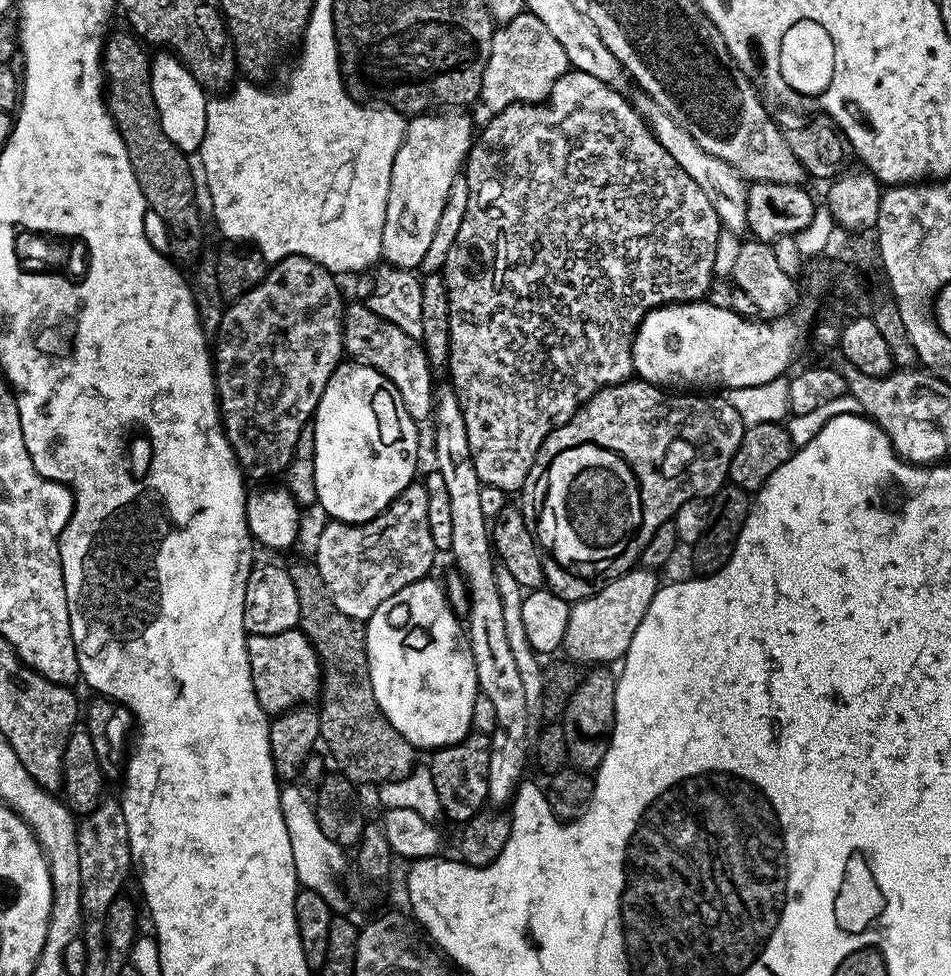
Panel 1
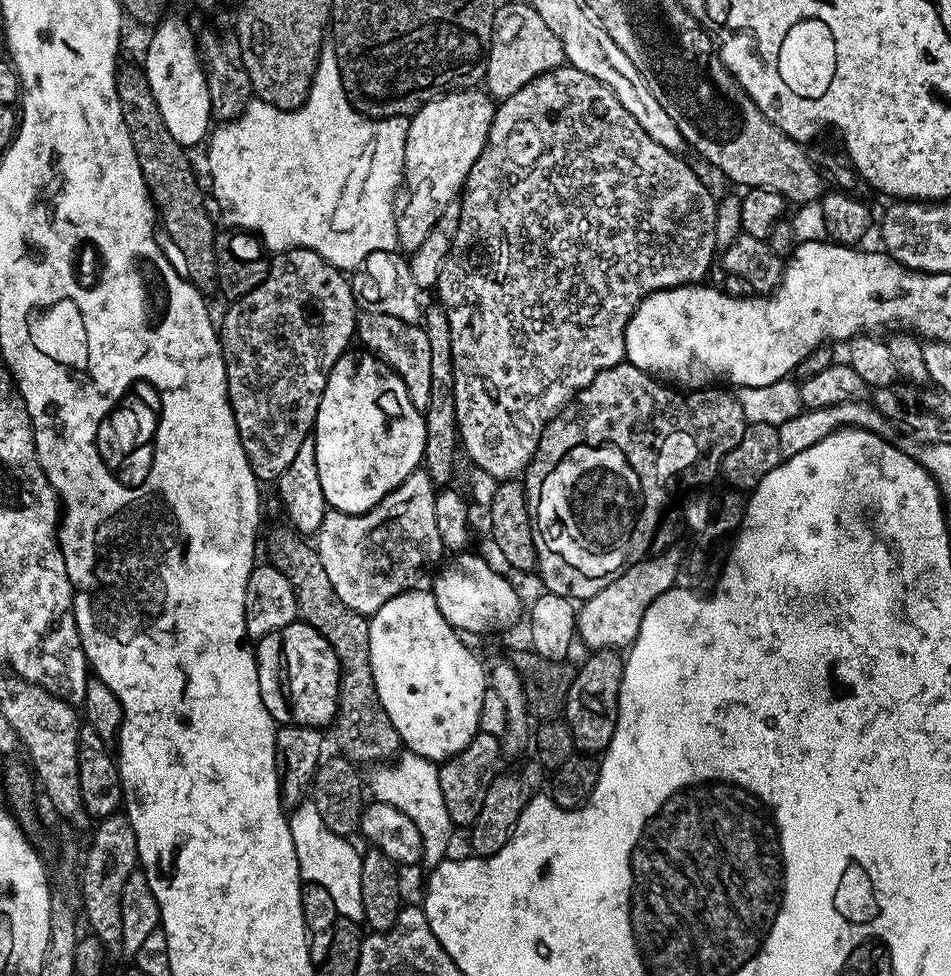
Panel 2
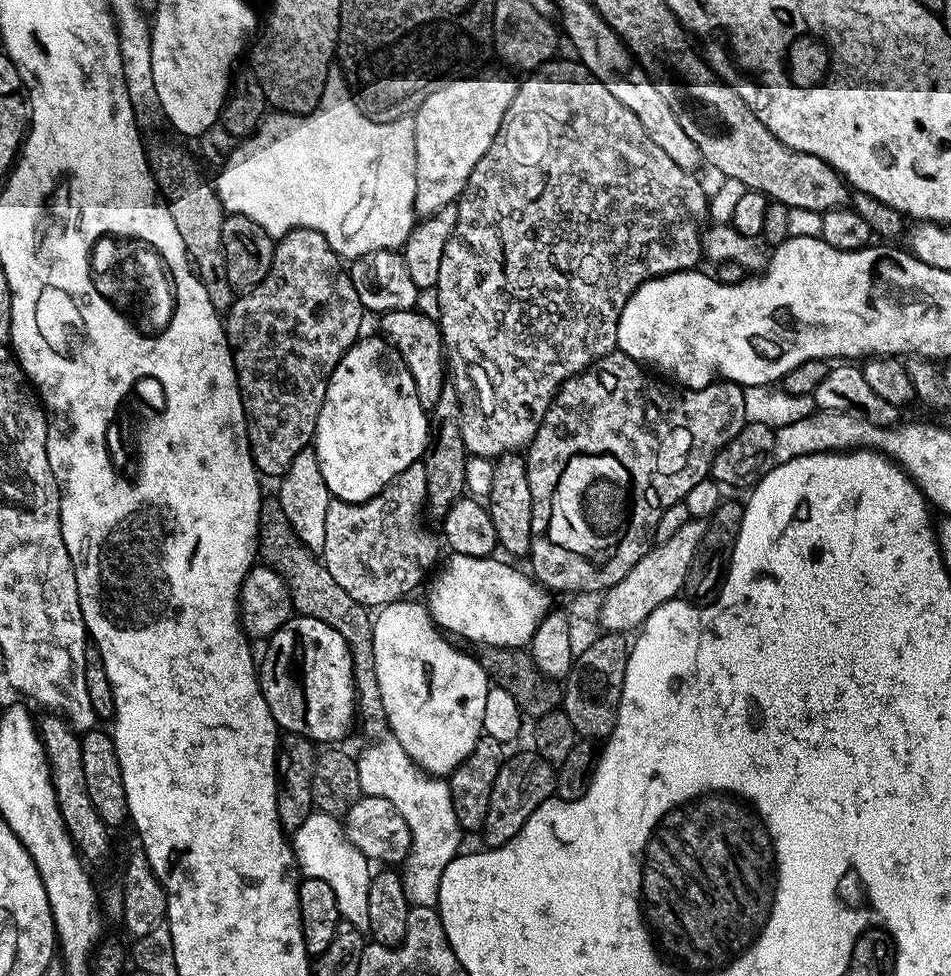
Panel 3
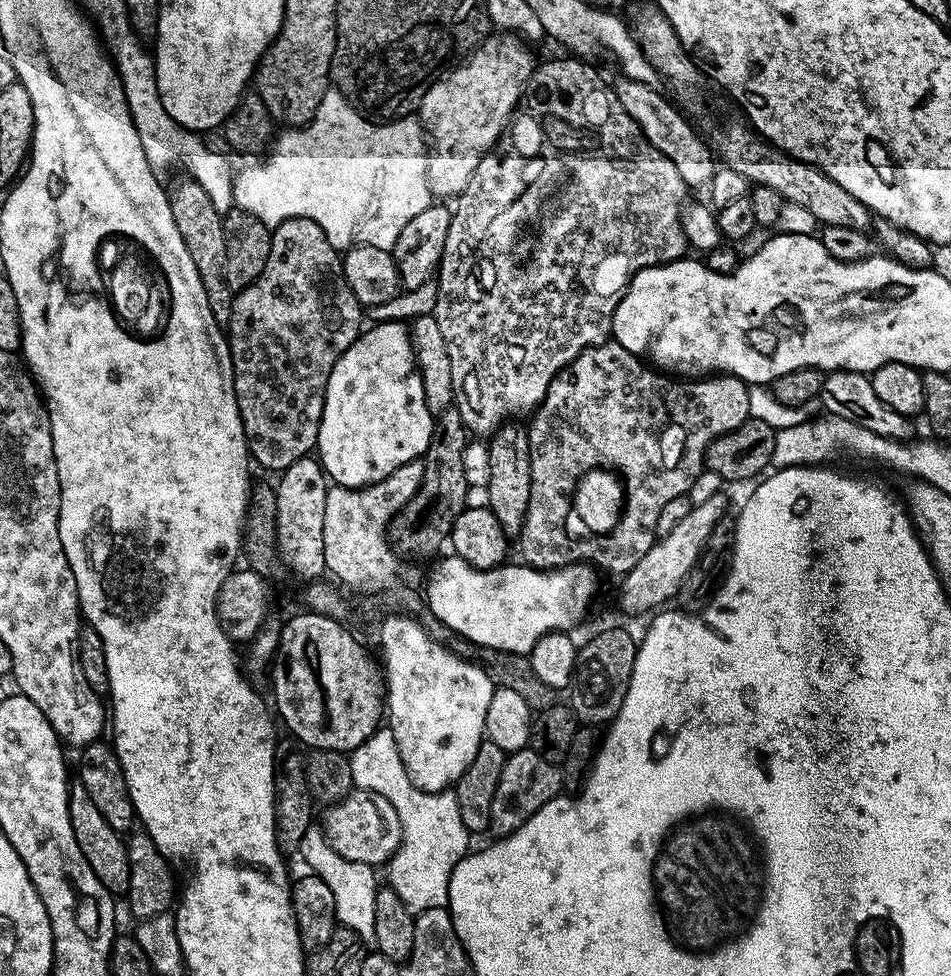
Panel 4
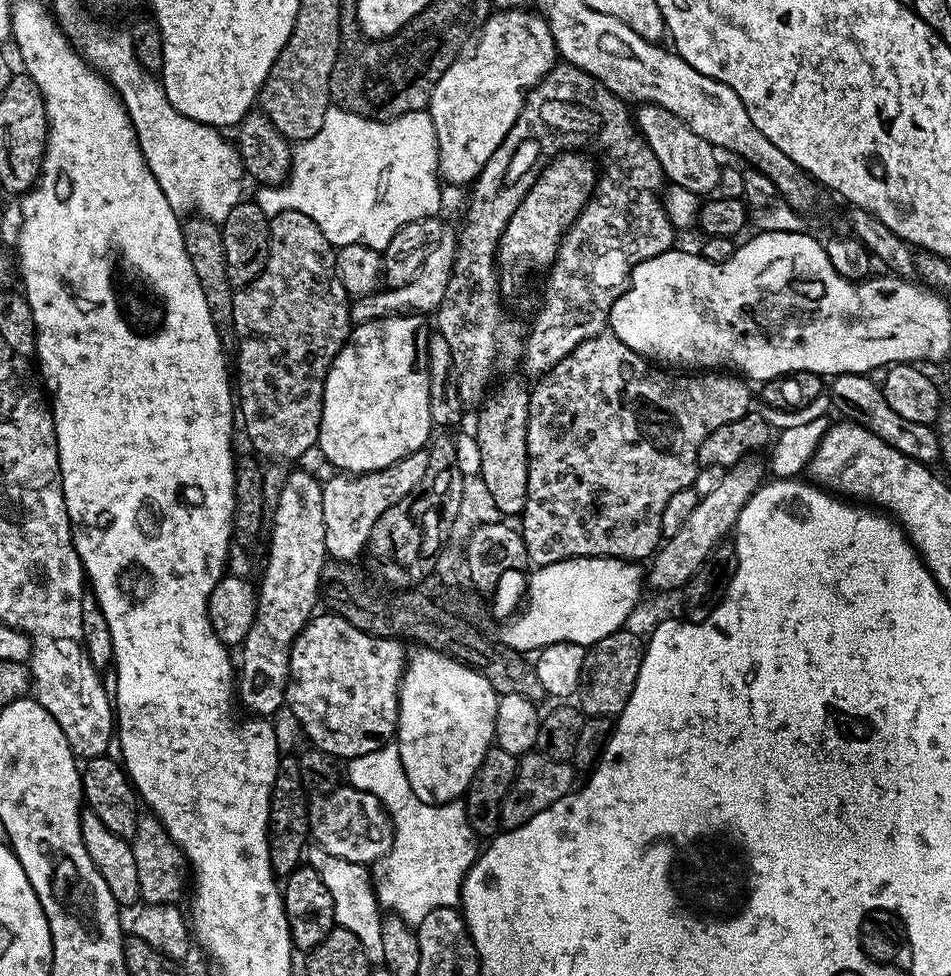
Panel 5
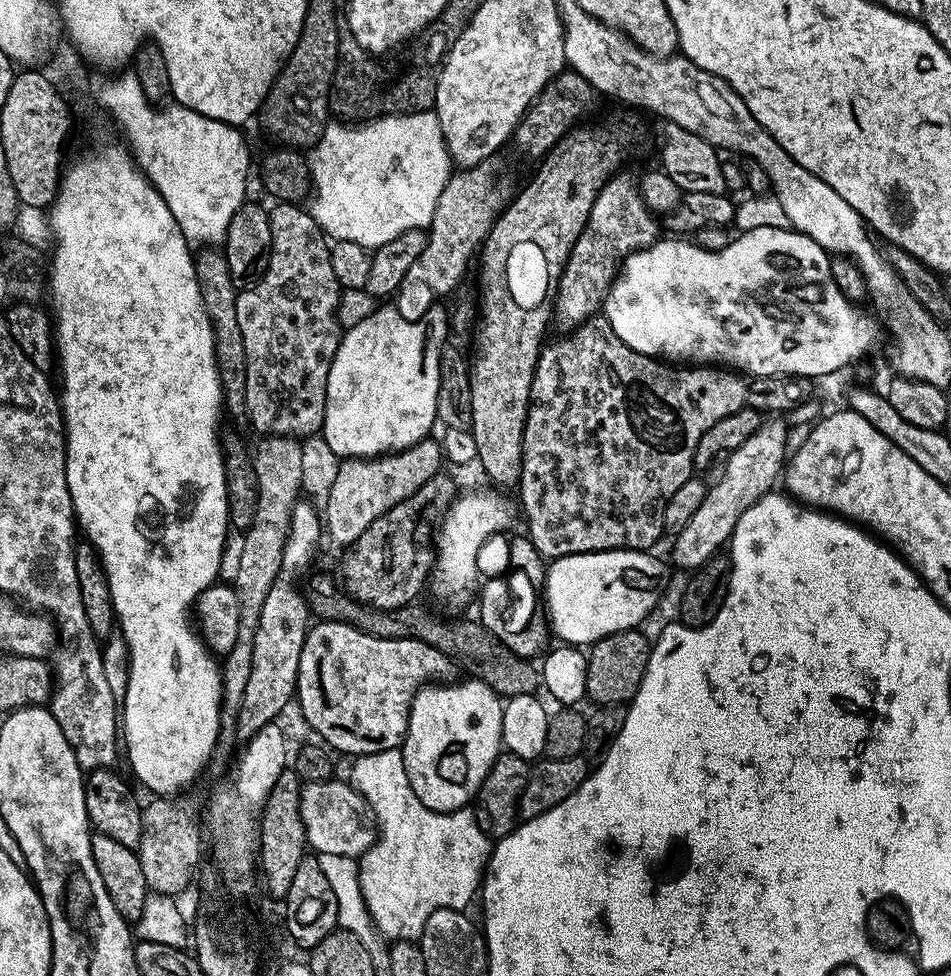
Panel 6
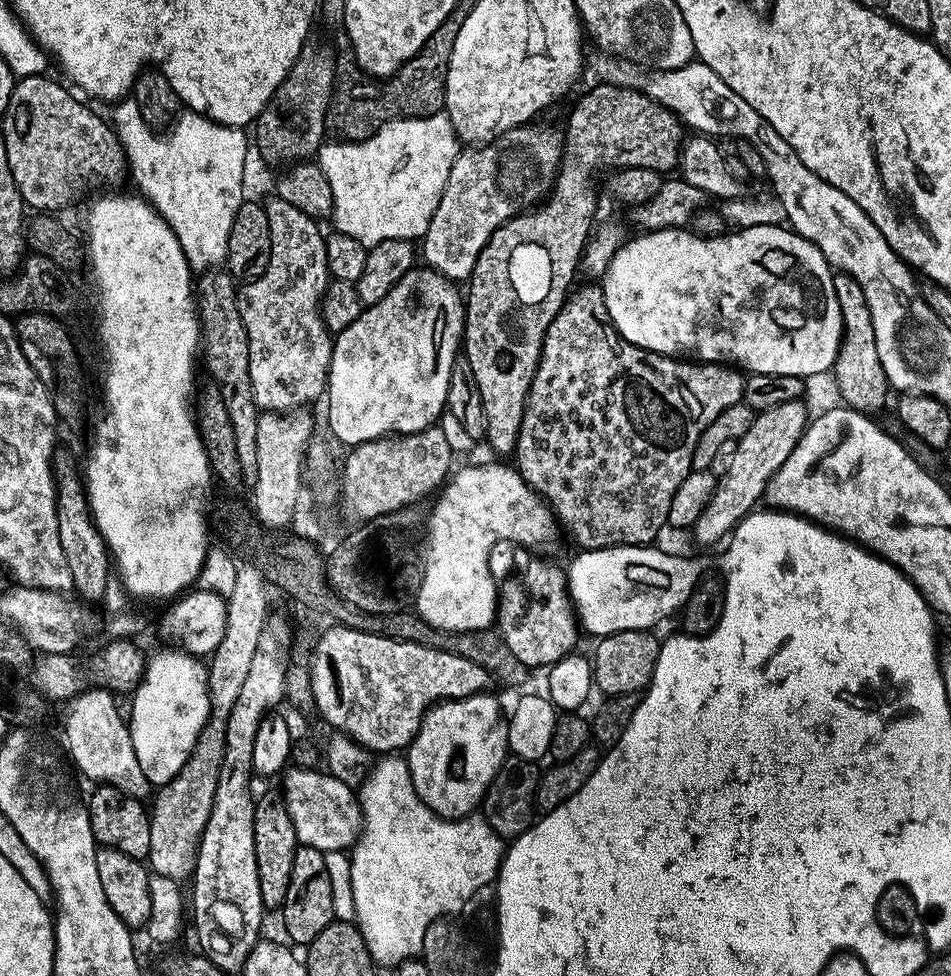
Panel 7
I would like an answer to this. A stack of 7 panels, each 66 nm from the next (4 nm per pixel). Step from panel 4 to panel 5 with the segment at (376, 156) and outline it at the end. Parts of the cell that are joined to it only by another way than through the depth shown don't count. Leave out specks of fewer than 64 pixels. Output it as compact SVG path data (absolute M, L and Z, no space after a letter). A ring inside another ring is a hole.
M332 106L322 122L322 130L318 130L318 134L309 140L301 140L295 145L292 171L286 183L283 186L261 187L258 203L269 218L286 210L306 214L306 218L320 225L336 248L365 244L382 250L402 226L439 213L442 185L439 170L438 138L427 111L411 112L396 120L367 120L347 112L345 108Z

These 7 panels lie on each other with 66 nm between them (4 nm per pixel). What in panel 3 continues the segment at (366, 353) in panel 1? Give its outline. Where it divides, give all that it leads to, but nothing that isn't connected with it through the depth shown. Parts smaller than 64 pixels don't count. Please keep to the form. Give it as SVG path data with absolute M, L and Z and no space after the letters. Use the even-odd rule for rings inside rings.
M411 308L406 311L394 310L383 313L379 317L380 328L385 340L395 350L399 359L407 365L414 378L415 392L418 400L422 402L425 411L432 411L438 397L442 392L442 386L446 383L446 354L443 350L443 336L440 332L439 323L420 312Z

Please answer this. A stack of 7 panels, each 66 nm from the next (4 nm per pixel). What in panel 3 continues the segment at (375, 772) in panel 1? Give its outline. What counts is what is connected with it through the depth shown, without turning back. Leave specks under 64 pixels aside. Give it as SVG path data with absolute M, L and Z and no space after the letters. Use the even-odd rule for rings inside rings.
M265 499L260 506L260 534L258 537L258 556L263 563L274 569L286 582L292 596L293 609L299 615L318 618L326 626L334 626L338 634L348 643L352 655L352 682L356 686L356 710L359 723L364 723L368 738L380 738L388 732L386 710L382 706L382 690L378 690L378 674L374 666L374 646L372 645L373 617L364 605L354 602L334 577L326 570L323 559L294 534L286 510L282 510L279 499Z

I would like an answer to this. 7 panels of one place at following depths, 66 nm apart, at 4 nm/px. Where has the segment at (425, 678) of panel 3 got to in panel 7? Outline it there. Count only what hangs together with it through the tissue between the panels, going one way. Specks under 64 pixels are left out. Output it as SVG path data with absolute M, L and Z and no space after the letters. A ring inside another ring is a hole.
M477 694L433 704L425 712L419 732L406 749L413 789L436 813L456 814L463 800L483 801L492 779L506 763L506 716L500 713L499 702L488 695Z

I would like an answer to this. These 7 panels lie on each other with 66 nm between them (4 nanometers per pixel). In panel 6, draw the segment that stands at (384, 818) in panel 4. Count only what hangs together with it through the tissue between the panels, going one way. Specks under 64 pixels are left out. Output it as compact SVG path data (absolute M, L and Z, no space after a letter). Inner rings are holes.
M339 778L310 782L300 789L302 822L306 826L308 848L316 854L340 854L362 857L377 840L377 820L371 806Z

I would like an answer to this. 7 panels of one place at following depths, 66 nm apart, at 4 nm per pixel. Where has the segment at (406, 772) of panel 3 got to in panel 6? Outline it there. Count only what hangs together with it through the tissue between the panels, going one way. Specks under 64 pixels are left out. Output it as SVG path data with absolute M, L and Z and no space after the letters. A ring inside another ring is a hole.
M400 748L360 756L351 764L353 766L348 782L371 806L377 820L377 840L358 860L365 904L375 929L381 935L392 940L419 941L427 919L435 910L465 911L471 900L477 897L491 856L491 839L478 826L473 807L459 808L454 812L440 812L424 806L410 786L404 754Z

